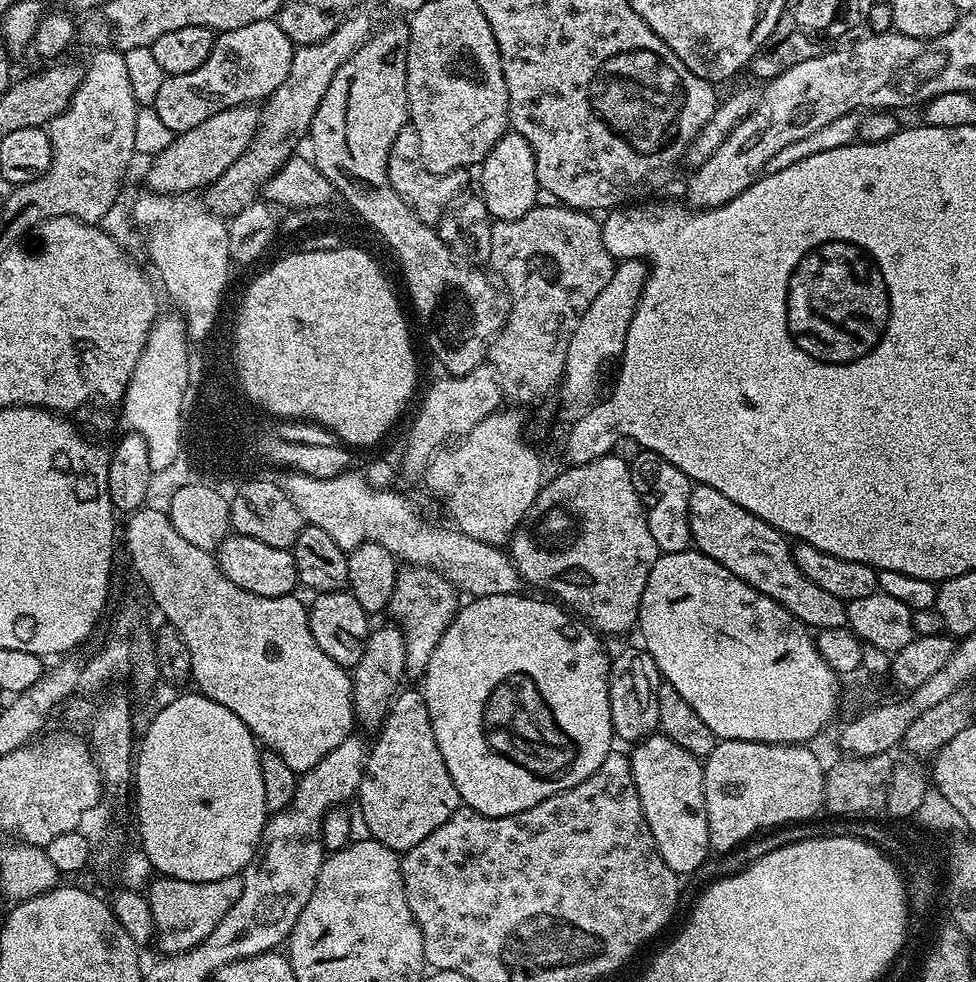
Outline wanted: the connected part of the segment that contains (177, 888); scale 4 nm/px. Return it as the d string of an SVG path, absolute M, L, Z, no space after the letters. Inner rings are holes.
M239 875L227 876L210 882L190 882L175 878L156 878L146 888L149 910L155 924L155 935L160 940L161 953L175 954L200 944L218 926L220 919L242 898L243 879Z

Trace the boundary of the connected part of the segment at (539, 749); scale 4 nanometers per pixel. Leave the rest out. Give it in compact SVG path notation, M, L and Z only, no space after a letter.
M524 594L514 596L481 596L471 601L469 608L464 608L449 623L444 637L435 641L436 649L426 660L426 671L422 677L424 700L428 704L428 713L432 719L432 729L438 742L438 750L442 750L442 758L448 767L450 778L456 784L461 801L484 816L509 816L534 807L538 802L550 798L556 792L565 792L568 788L578 786L613 751L614 733L610 718L610 694L608 693L609 653L604 653L600 645L601 637L587 623L579 619L571 620L563 607L555 608L544 600L527 600Z

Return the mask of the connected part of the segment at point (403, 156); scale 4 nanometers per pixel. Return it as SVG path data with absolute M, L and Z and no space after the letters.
M405 126L397 134L388 155L388 177L392 188L399 194L402 202L412 208L416 217L429 226L439 225L440 219L444 217L453 201L467 189L464 187L468 184L468 175L469 173L464 170L446 174L433 174L430 170L426 170L424 163L420 161L418 134L411 126Z

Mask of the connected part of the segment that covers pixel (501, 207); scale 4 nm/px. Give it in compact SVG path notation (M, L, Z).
M509 131L492 147L479 172L478 192L488 208L489 217L496 220L517 220L537 207L536 163L526 138L522 138L514 131Z

